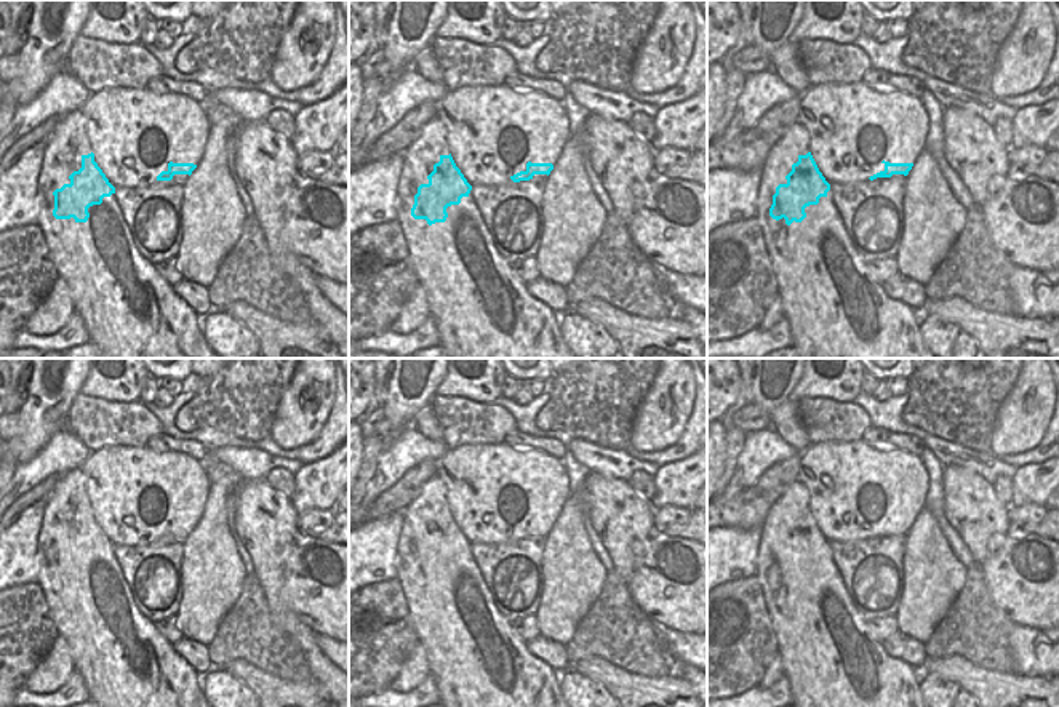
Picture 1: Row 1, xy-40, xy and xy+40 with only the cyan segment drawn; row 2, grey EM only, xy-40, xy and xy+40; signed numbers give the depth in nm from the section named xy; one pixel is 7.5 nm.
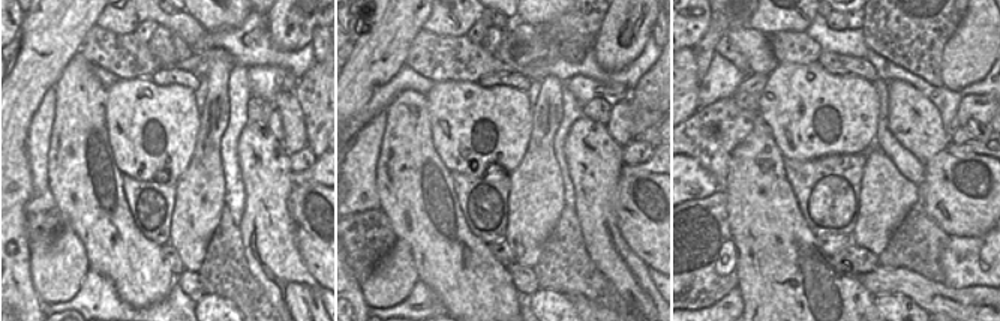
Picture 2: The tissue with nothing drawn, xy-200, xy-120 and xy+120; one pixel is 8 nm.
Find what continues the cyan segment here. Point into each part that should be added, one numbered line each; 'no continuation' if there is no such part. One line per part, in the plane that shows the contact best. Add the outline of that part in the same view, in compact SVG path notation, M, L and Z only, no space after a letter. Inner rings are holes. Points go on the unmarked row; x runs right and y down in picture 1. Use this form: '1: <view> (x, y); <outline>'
1: xy+40 (866, 483); M864 440L816 443L800 456L798 481L811 497L811 513L829 542L864 541L885 521L915 521L926 505L928 470L920 456L878 449Z

